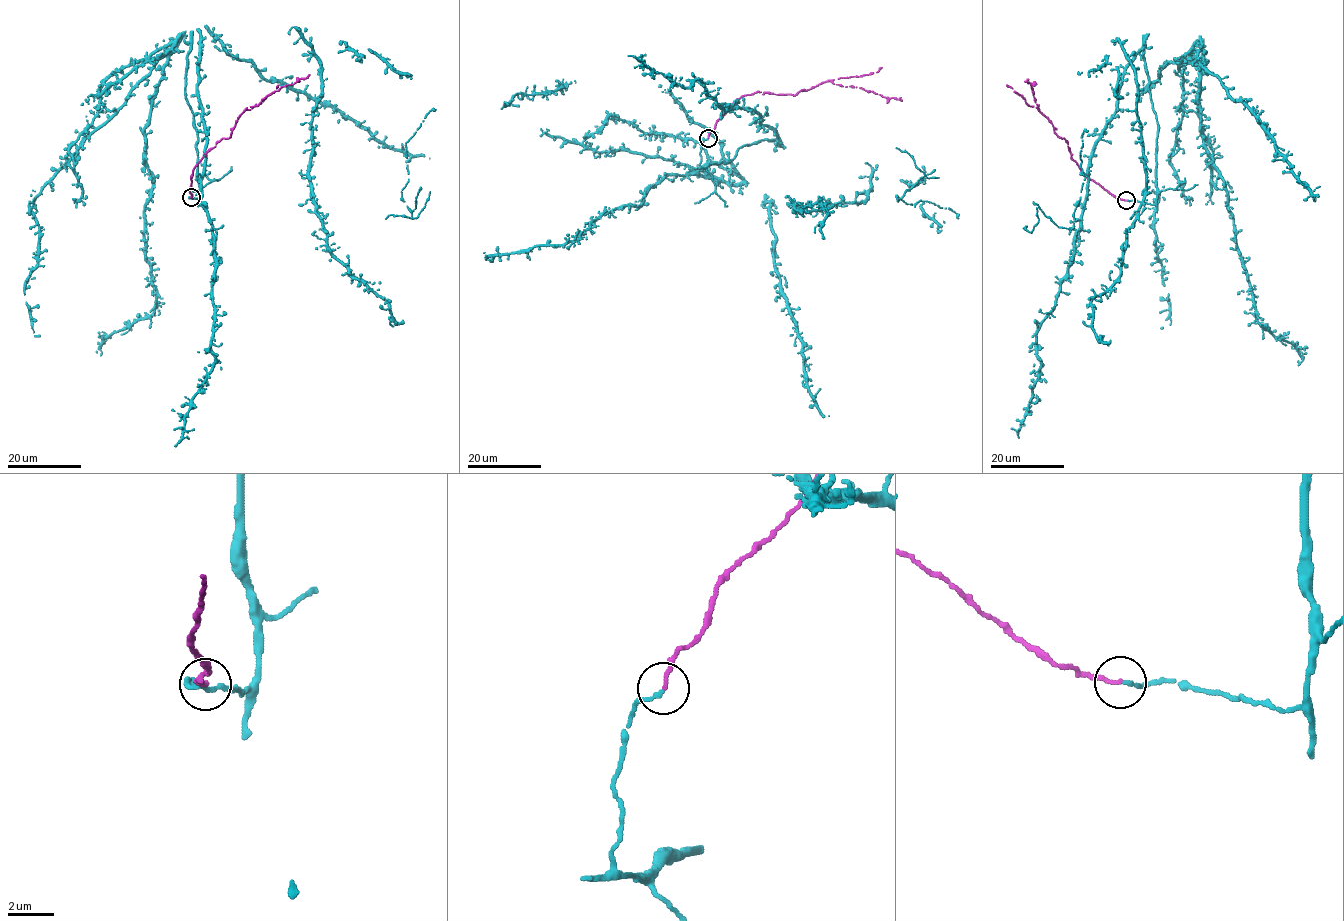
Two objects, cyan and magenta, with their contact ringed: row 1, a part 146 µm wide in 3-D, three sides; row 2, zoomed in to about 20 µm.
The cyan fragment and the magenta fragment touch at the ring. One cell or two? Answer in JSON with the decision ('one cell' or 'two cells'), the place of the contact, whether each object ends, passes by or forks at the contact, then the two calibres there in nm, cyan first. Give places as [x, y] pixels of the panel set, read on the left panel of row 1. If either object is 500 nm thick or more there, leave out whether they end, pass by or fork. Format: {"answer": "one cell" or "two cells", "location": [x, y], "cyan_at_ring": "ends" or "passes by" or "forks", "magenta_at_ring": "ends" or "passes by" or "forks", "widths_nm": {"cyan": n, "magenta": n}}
{"answer": "one cell", "location": [191, 197], "cyan_at_ring": "ends", "magenta_at_ring": "ends", "widths_nm": {"cyan": 200, "magenta": 180}}

